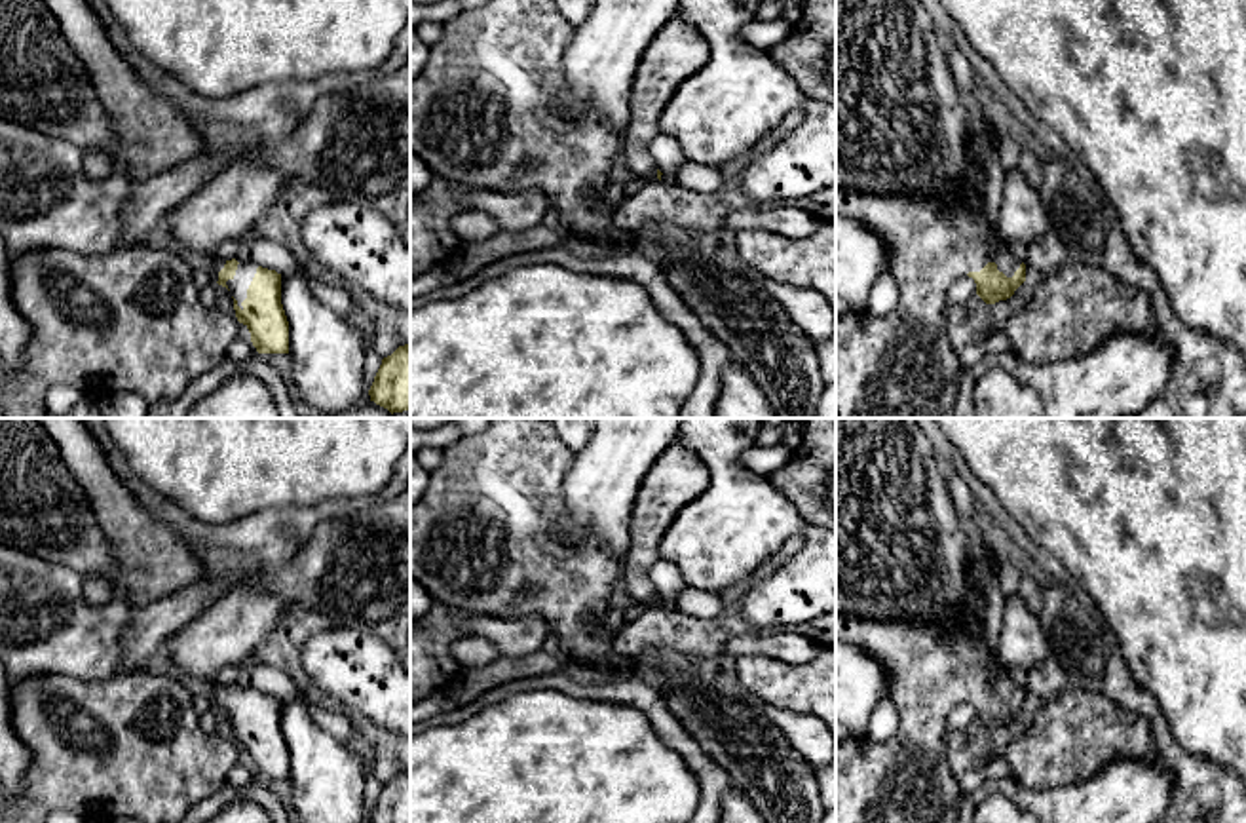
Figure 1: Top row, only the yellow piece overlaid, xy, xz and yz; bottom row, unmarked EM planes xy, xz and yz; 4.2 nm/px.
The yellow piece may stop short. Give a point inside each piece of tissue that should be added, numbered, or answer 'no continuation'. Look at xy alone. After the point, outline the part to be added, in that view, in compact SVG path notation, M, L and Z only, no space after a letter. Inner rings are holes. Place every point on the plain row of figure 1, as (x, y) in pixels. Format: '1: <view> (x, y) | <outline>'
1: xy (245, 696) | M239 688L236 701L226 707L232 722L237 726L237 732L243 736L241 728L247 724L247 715L256 699L256 690L255 688Z

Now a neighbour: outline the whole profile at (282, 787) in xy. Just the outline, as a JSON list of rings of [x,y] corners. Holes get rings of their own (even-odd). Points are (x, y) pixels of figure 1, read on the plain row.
[[[262,779],[264,785],[277,794],[279,802],[283,804],[291,823],[300,823],[298,813],[293,806],[293,783],[291,779]]]

